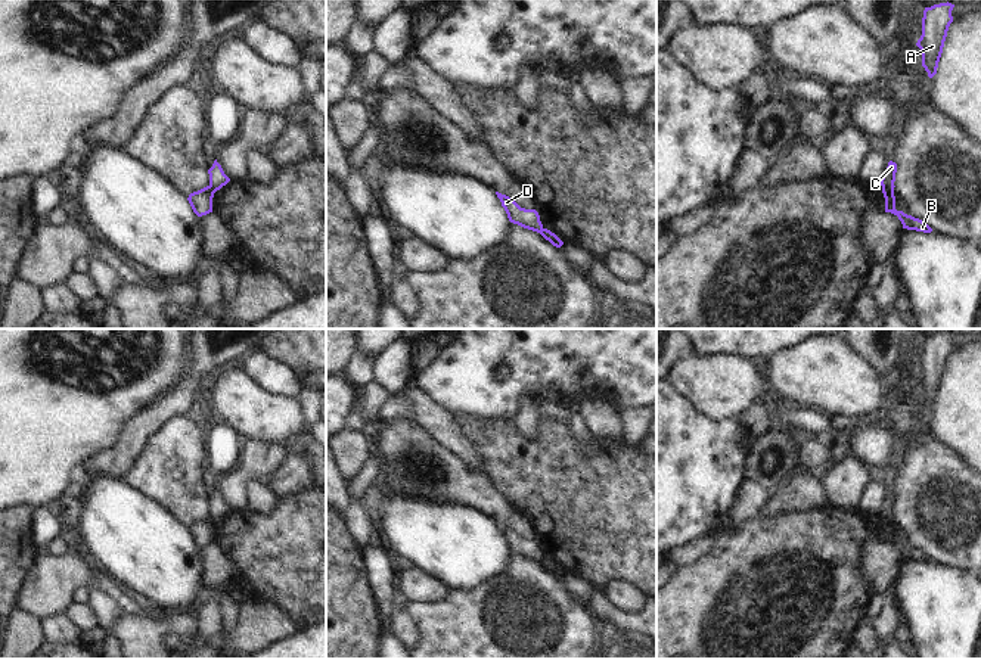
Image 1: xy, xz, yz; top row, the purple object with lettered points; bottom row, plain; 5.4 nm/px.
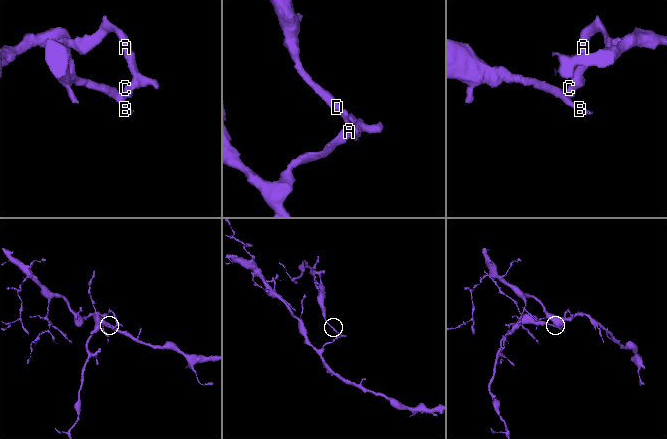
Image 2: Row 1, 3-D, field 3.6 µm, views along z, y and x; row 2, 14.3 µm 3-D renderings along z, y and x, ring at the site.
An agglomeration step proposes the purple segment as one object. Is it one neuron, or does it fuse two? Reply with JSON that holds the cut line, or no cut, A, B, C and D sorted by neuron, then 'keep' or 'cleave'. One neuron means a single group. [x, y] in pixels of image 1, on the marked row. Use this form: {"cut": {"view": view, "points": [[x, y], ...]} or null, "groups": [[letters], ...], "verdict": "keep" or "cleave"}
{"cut": {"view": "yz", "points": [[882, 185], [893, 195]]}, "groups": [["A", "C"], ["B", "D"]], "verdict": "cleave"}

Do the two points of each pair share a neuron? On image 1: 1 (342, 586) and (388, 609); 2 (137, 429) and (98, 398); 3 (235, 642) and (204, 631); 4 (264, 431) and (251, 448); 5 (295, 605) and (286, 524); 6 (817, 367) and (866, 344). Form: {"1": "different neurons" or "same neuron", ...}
{"1": "different neurons", "2": "different neurons", "3": "different neurons", "4": "different neurons", "5": "same neuron", "6": "different neurons"}

